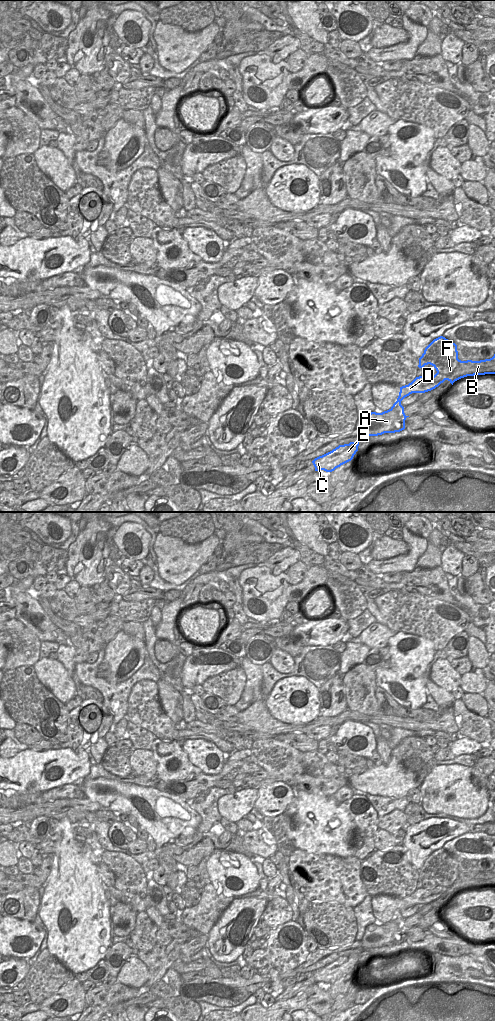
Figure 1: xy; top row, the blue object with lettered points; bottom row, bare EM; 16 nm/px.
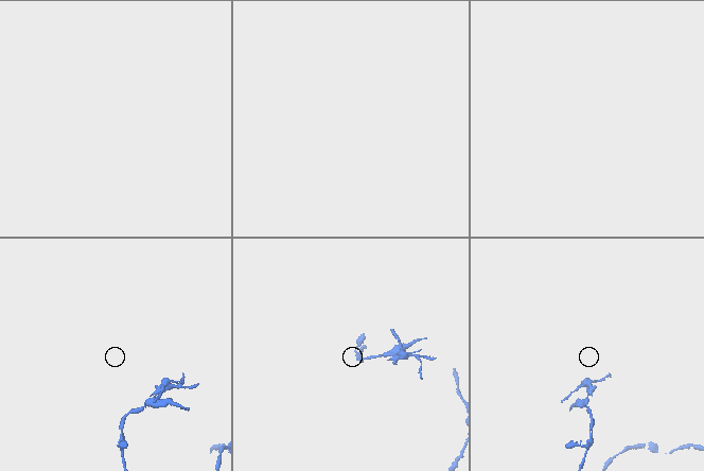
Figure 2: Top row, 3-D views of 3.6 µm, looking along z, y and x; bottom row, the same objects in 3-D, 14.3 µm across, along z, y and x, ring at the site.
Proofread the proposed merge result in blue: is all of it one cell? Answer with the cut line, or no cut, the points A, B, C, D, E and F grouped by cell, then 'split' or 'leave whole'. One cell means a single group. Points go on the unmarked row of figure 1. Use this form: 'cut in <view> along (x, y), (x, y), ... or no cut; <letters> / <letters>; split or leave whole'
cut in xy along (397, 910), (400, 913); A C E / B D F; split

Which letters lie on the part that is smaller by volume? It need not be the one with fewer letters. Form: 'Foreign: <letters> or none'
Foreign: B, D, F

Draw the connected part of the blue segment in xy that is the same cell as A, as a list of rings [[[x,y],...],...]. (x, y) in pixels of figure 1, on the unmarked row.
[[[401,913],[382,925],[371,924],[366,927],[361,940],[363,948],[378,948],[384,945],[395,945],[405,941],[405,932],[409,928],[404,925]]]

